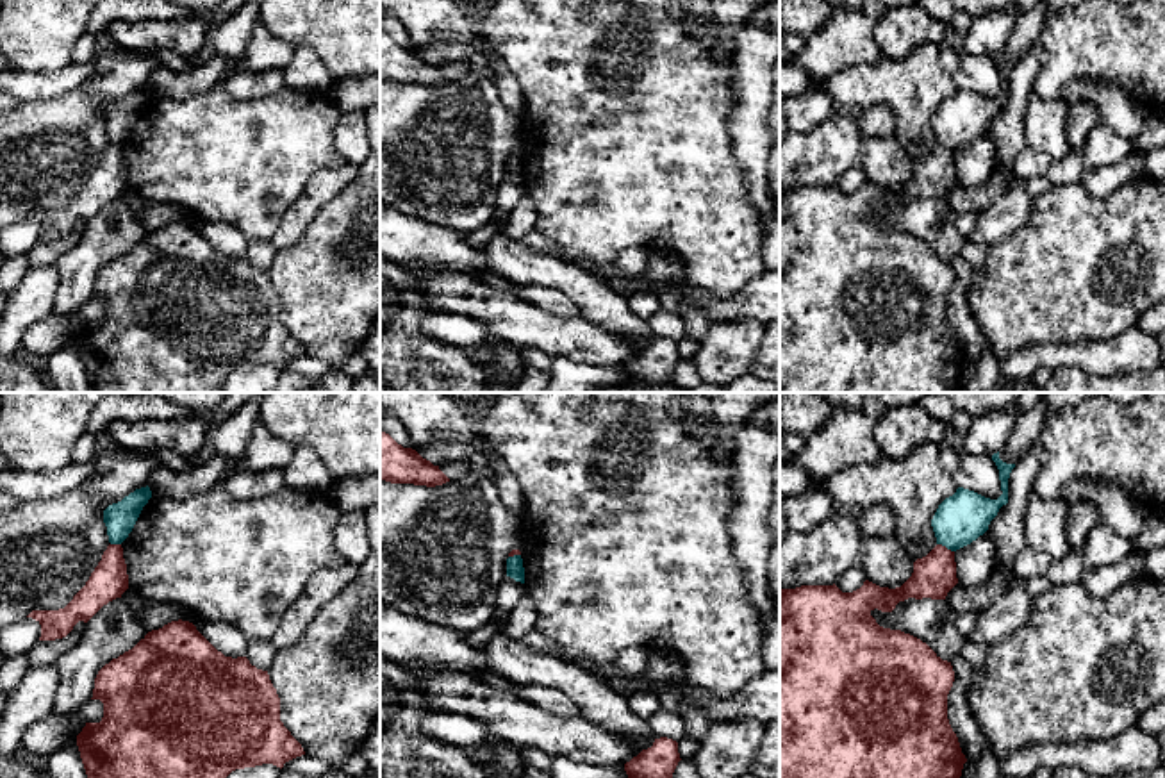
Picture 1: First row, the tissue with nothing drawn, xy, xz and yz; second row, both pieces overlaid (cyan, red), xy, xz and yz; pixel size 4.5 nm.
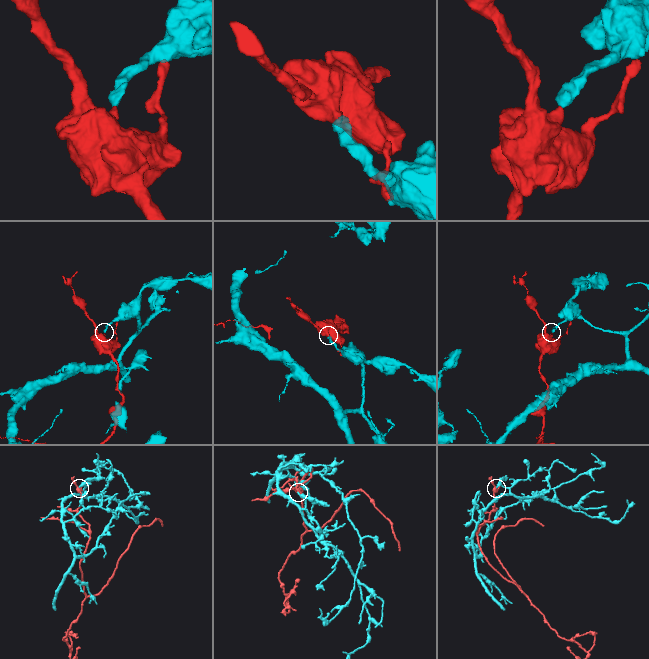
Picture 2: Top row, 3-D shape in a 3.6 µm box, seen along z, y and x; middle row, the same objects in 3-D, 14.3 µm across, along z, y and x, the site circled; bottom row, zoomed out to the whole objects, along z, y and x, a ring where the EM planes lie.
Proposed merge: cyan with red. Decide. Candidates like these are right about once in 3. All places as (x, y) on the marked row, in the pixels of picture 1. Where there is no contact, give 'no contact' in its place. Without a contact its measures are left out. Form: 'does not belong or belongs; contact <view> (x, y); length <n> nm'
does not belong; contact yz (946, 546); length 90 nm

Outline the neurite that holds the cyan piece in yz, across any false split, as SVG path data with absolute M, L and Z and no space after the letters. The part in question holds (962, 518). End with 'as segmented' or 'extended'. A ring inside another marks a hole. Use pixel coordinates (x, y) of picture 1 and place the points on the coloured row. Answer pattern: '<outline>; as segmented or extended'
M999 451L992 455L992 460L999 469L1003 494L997 500L990 500L974 491L958 487L953 496L938 505L931 519L937 544L951 551L971 544L988 530L999 509L1008 503L1008 478L1015 464L1003 462Z; as segmented

